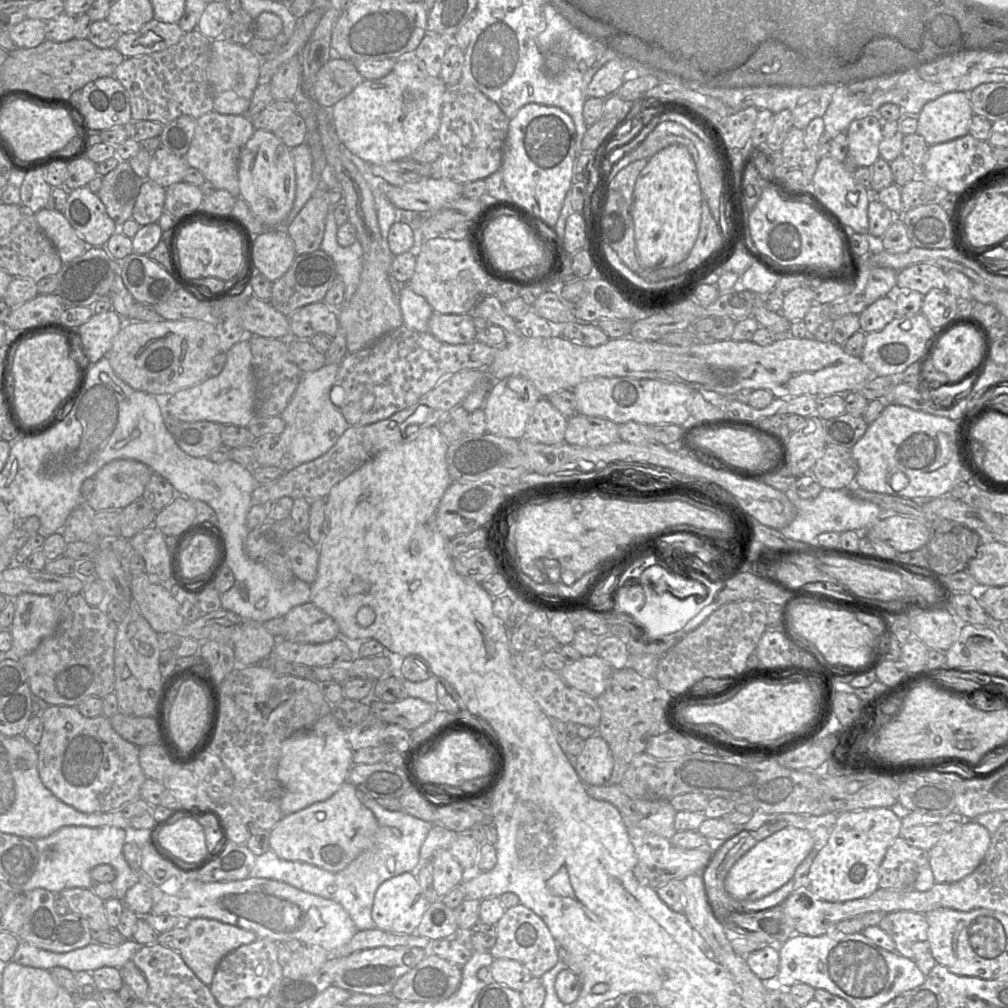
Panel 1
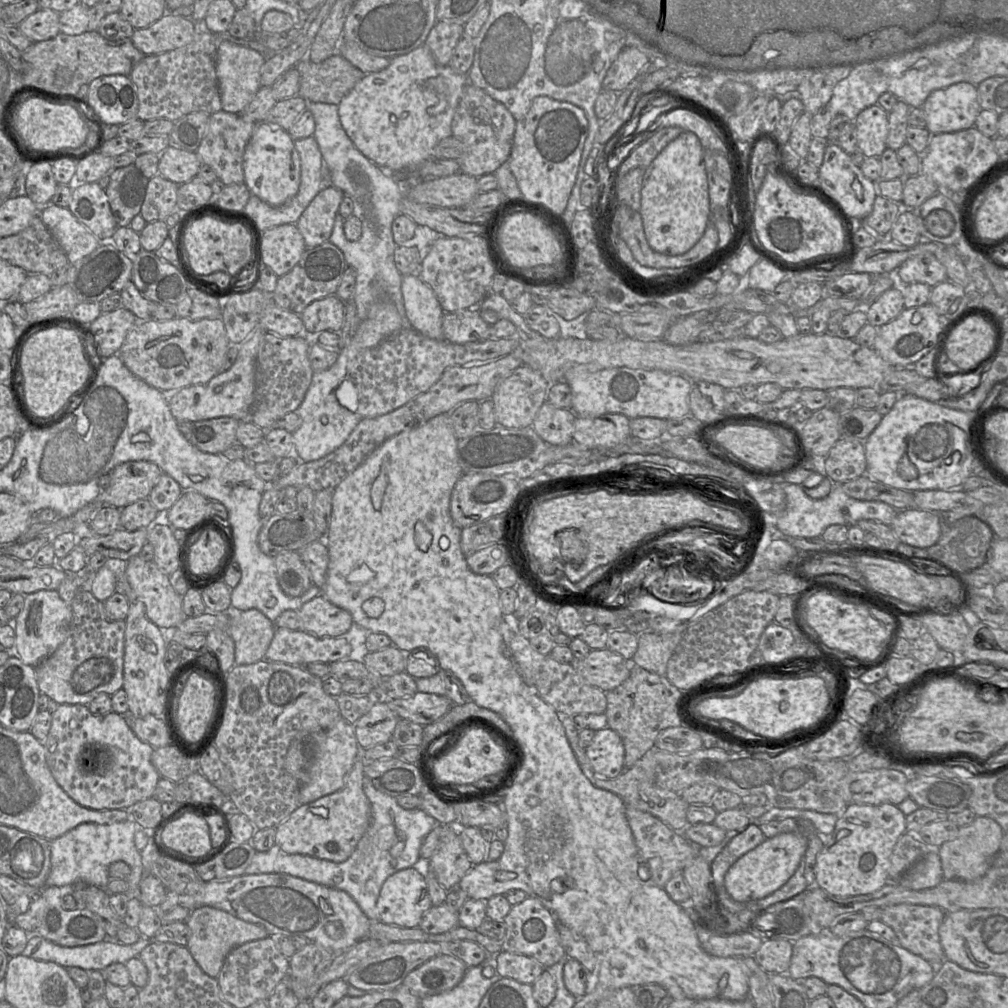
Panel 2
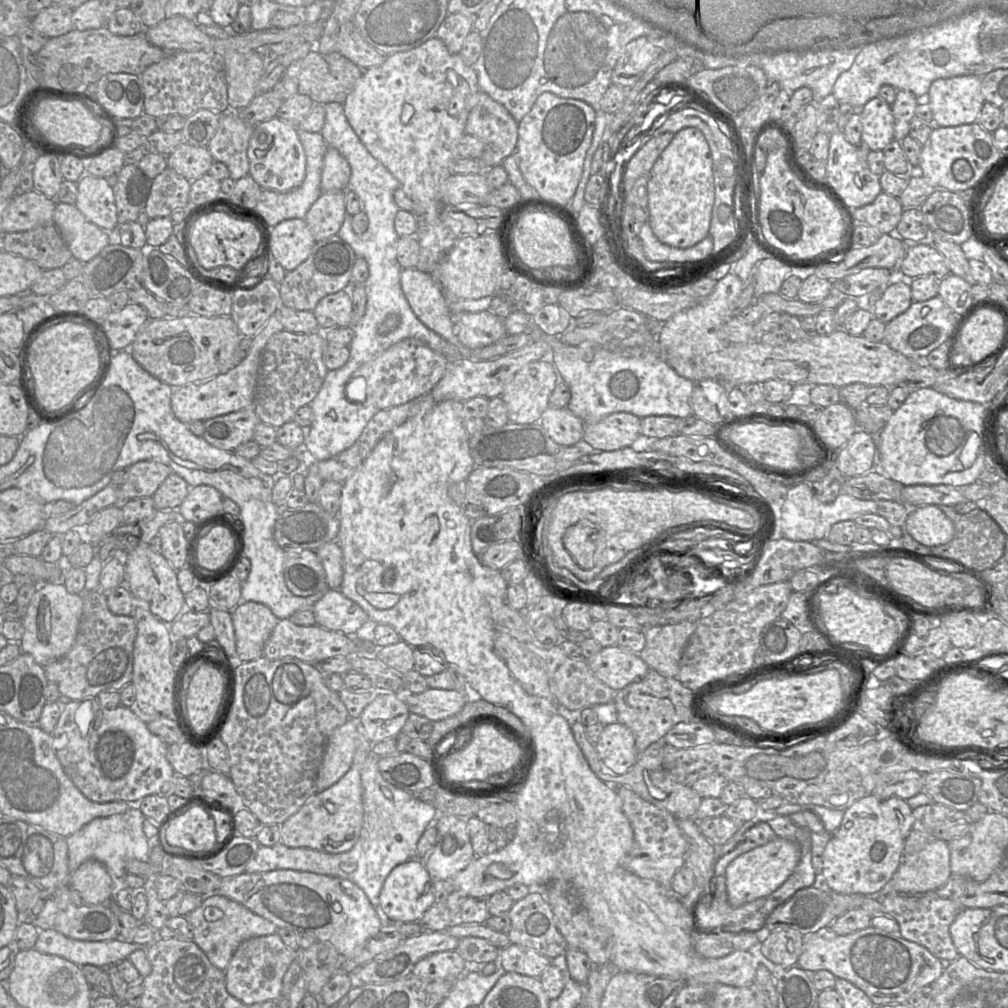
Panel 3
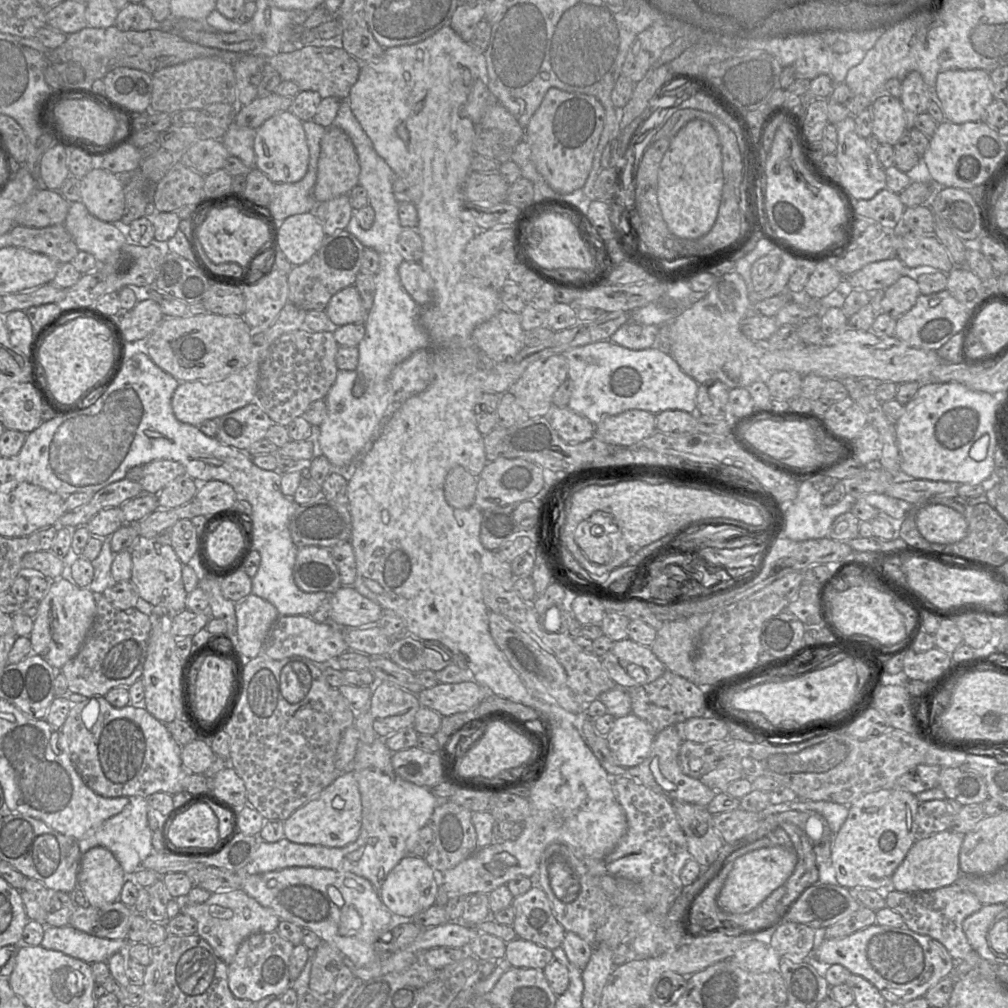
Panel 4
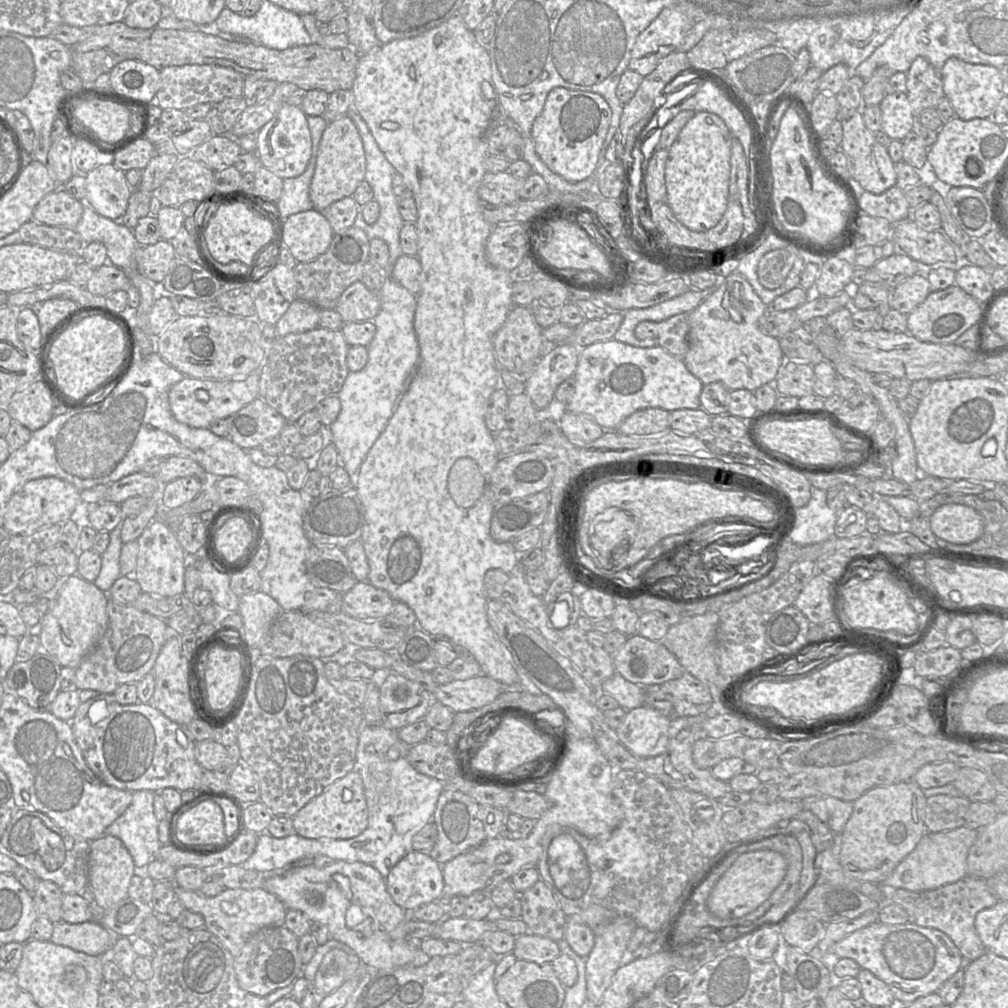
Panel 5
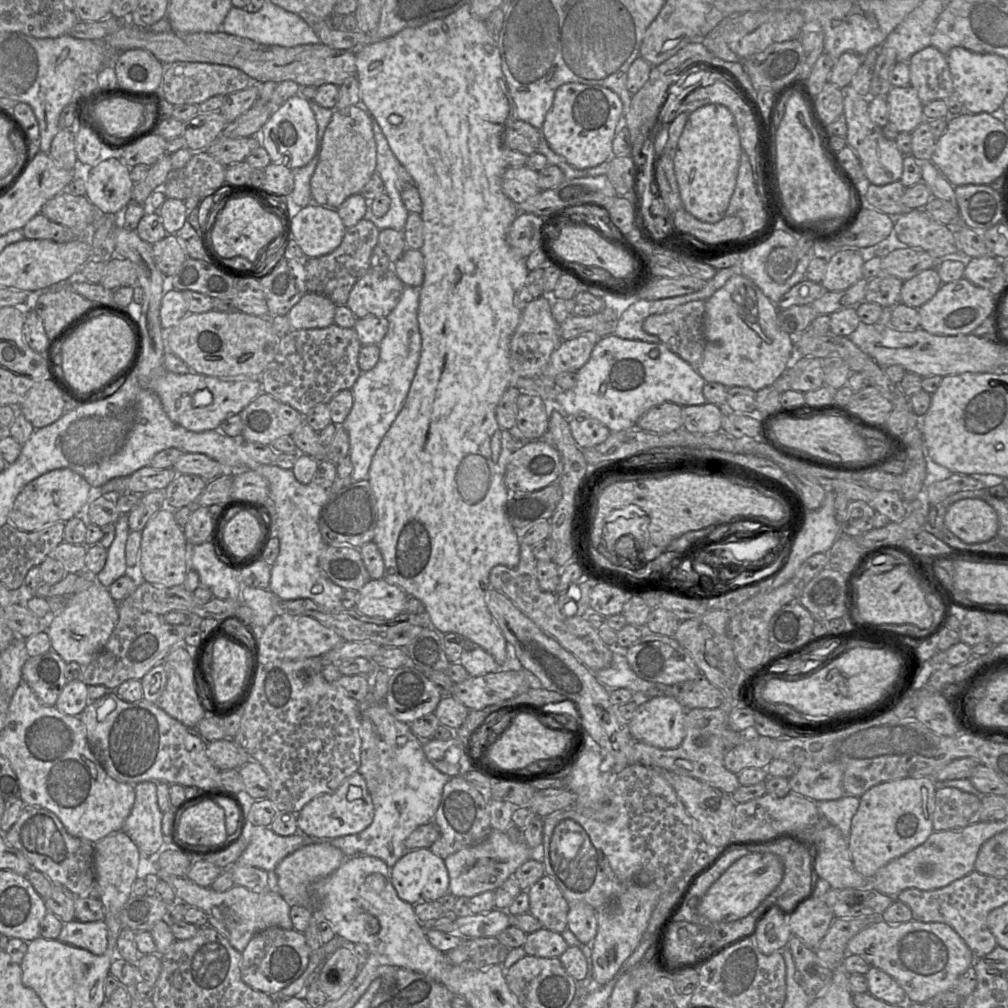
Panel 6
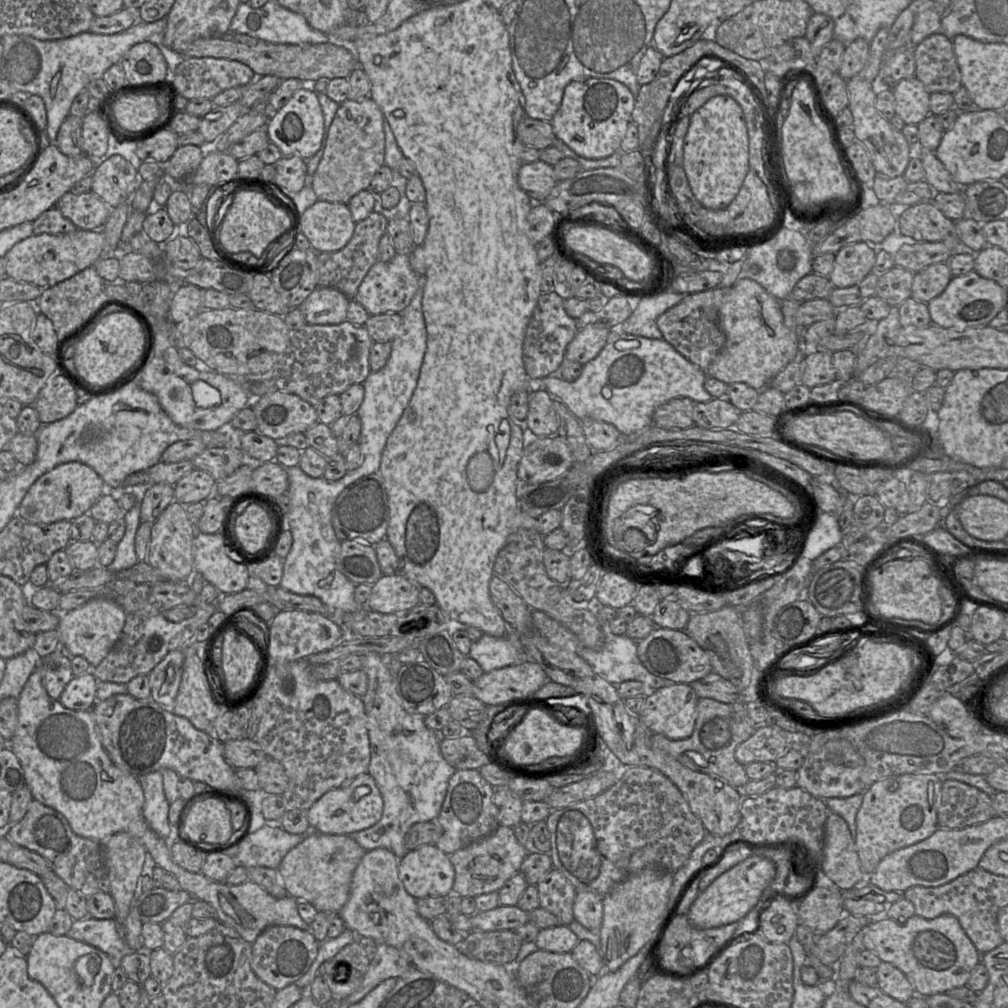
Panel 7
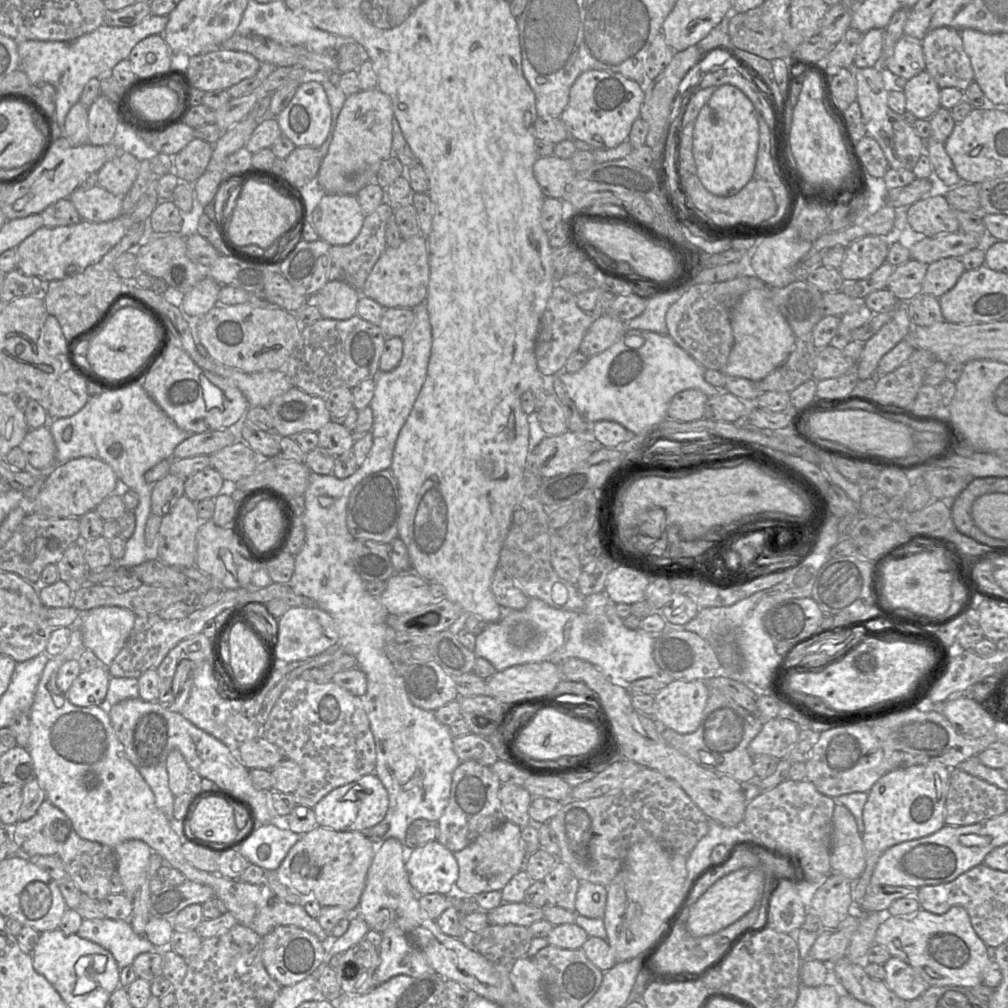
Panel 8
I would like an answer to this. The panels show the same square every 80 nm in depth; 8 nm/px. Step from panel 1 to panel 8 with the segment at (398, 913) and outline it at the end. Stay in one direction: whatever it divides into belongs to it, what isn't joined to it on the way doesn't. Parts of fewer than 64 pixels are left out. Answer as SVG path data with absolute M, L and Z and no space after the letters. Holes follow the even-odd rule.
M437 840L409 850L405 859L408 881L417 895L453 893L459 875L454 853Z

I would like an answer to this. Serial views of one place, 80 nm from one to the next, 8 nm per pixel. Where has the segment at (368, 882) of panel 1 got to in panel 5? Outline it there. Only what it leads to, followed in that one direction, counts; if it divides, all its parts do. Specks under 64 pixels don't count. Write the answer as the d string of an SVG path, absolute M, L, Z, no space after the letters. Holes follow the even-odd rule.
M383 725L363 726L359 732L356 751L355 769L362 779L364 795L368 809L368 825L358 836L351 839L318 838L308 839L296 833L284 838L275 838L267 832L257 837L256 849L253 854L240 866L244 869L258 872L269 872L275 869L288 869L292 864L303 859L328 857L334 861L362 862L374 867L386 879L390 870L410 850L413 836L425 825L431 822L437 801L444 789L444 782L417 772L407 759L409 749L413 745L403 742L397 733L398 730L385 728Z

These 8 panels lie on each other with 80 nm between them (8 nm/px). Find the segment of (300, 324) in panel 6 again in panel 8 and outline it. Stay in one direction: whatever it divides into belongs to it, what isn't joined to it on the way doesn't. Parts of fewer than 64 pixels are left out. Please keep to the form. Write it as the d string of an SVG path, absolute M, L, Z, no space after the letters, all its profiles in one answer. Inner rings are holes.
M329 281L310 296L307 305L314 305L323 319L347 320L357 315L361 292L342 281Z

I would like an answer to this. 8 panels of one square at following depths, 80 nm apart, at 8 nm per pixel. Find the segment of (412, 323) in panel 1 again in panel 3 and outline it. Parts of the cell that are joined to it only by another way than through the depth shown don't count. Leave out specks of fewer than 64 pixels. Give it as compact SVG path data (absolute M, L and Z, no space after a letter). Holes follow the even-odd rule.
M417 268L400 272L402 292L415 316L453 345L461 345L453 331L452 313L433 277Z

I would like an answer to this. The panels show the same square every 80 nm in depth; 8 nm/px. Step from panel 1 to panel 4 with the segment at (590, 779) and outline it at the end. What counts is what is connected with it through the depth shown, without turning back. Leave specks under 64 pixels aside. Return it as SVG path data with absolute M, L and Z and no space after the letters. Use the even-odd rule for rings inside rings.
M633 713L616 718L613 728L606 735L614 763L624 768L631 768L642 763L650 754L655 735L651 726Z

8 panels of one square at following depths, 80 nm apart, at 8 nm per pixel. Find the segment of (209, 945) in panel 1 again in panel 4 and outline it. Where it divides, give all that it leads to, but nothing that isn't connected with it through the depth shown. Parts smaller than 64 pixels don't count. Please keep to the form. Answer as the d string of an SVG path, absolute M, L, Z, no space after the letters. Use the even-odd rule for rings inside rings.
M242 889L213 893L200 904L183 902L181 913L189 915L197 922L196 934L206 940L227 965L234 960L239 946L247 937L256 933L277 931L281 922L272 909L262 906Z

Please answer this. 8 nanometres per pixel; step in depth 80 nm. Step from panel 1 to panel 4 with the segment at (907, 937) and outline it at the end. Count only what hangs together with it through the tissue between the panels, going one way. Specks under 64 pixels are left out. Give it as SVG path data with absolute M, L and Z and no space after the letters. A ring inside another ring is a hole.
M952 884L932 891L900 892L888 891L888 887L877 890L885 899L886 906L899 913L905 925L912 931L927 935L939 941L949 952L951 957L962 960L974 951L963 931L963 921L982 908L983 904L971 892L958 884Z

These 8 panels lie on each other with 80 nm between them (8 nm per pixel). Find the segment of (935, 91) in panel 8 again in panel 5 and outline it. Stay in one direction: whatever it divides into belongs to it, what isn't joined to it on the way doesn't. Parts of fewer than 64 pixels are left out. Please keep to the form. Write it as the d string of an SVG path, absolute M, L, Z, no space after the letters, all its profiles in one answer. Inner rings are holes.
M906 93L886 94L879 107L881 130L891 140L902 140L912 130L916 121Z

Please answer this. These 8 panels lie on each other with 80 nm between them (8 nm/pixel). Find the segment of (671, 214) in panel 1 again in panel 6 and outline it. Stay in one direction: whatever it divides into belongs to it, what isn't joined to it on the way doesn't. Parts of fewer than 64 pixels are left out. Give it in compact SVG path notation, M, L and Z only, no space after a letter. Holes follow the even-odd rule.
M708 104L690 113L679 138L674 171L685 210L706 223L720 221L734 193L742 147L733 114L723 105Z

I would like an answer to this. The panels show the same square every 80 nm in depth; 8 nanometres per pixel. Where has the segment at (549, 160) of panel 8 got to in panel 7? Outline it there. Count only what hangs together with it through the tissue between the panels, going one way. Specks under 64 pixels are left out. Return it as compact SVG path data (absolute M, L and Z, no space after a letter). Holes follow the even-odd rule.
M540 160L523 164L517 180L520 188L534 203L544 202L557 184L553 166Z

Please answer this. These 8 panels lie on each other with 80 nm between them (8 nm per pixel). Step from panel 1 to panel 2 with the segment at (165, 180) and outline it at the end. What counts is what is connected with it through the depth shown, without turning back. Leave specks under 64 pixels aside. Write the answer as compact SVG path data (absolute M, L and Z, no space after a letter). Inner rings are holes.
M168 147L159 155L158 175L181 185L191 181L202 165L195 152Z

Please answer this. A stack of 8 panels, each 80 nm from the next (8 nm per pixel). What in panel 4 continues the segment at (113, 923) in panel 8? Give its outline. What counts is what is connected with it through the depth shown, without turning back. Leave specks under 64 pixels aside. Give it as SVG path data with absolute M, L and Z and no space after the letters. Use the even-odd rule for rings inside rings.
M67 925L46 927L40 945L92 964L107 962L113 954L127 948L129 944L127 938L114 940L100 938Z

